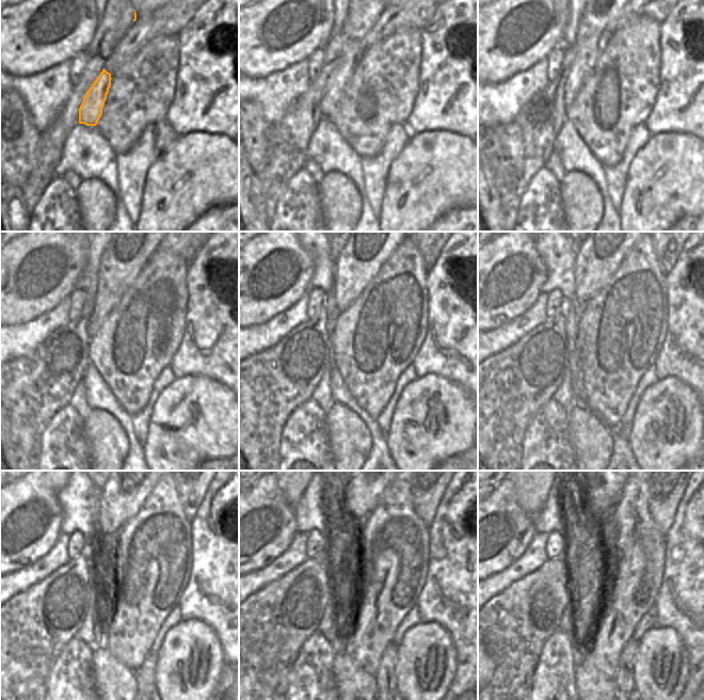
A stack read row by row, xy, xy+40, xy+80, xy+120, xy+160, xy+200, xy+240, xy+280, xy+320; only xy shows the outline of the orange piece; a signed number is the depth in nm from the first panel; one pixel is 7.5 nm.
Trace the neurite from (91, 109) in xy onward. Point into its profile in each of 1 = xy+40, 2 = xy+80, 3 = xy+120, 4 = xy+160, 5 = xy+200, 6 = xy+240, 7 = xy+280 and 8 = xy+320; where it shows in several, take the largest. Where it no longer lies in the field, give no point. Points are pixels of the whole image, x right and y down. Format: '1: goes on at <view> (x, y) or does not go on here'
1: goes on at xy+40 (353, 50)
2: goes on at xy+80 (589, 46)
3: goes on at xy+120 (112, 284)
4: goes on at xy+160 (349, 284)
5: goes on at xy+200 (587, 283)
6: goes on at xy+240 (111, 521)
7: goes on at xy+280 (373, 493)
8: goes on at xy+320 (611, 494)

